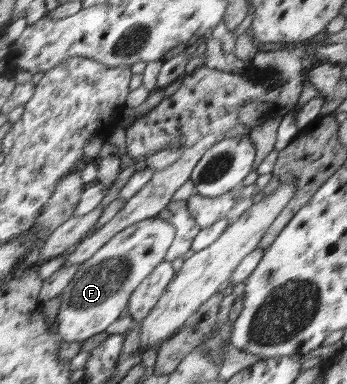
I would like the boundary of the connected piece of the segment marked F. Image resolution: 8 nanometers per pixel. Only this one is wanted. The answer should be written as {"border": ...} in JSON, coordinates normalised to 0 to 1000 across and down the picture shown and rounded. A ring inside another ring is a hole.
{"border":[[[464,563],[406,573],[378,589],[349,599],[317,620],[251,682],[233,688],[233,698],[216,708],[216,719],[199,729],[199,740],[187,745],[182,760],[170,766],[176,773],[176,799],[161,828],[170,836],[164,859],[182,875],[182,883],[199,896],[205,891],[242,891],[277,878],[285,870],[308,867],[320,859],[320,849],[331,849],[331,839],[352,831],[349,818],[366,818],[372,810],[372,781],[383,755],[464,688],[478,677],[478,661],[490,659],[493,638],[501,617],[510,615],[510,594]]]}

